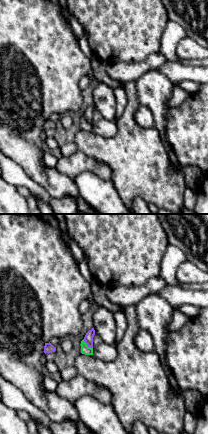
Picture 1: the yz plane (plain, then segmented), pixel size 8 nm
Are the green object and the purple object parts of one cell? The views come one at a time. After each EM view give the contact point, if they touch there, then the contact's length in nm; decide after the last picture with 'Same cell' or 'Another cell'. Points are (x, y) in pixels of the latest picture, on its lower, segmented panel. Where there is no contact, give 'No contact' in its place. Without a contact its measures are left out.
Touches green at (86, 345). Shared border 110 nm

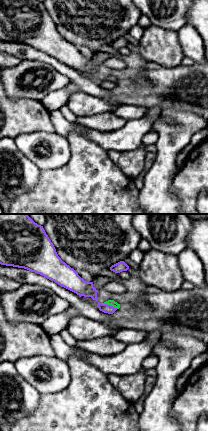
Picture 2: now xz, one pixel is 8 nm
Touches green at (109, 304). Shared border 140 nm

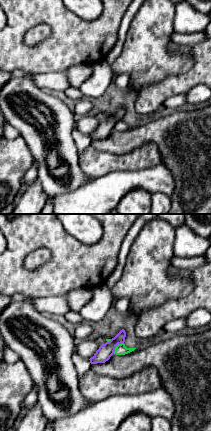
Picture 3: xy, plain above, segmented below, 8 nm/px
Touches green at (116, 346). Shared border 130 nm

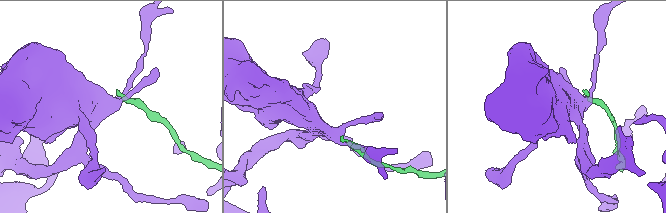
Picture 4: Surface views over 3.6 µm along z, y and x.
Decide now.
Another cell

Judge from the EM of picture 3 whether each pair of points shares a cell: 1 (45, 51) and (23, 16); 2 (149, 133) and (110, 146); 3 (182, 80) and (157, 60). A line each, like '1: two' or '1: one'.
1: one
2: one
3: two

